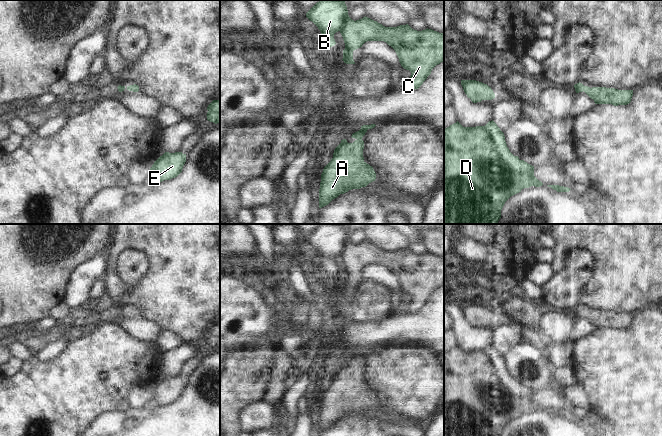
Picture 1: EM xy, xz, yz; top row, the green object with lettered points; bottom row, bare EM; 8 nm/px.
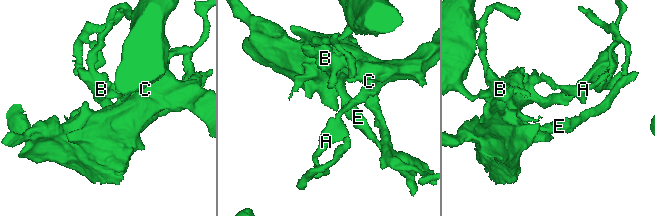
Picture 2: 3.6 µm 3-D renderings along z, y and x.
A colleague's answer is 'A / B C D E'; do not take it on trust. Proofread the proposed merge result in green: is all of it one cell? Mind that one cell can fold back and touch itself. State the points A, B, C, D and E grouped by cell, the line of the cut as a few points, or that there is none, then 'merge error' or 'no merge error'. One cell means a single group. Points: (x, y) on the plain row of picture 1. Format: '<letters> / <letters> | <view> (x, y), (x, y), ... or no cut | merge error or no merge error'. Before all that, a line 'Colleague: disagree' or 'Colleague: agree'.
Colleague: disagree
A B C D E | no cut | no merge error

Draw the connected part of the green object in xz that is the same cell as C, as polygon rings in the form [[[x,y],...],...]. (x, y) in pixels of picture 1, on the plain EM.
[[[320,224],[307,237],[322,258],[324,273],[336,268],[334,258],[340,256],[345,273],[343,285],[355,288],[353,275],[367,265],[384,265],[391,270],[401,290],[411,296],[407,303],[408,313],[418,313],[432,293],[444,285],[444,257],[432,253],[417,255],[408,248],[385,251],[368,241],[352,244],[345,224]]]

